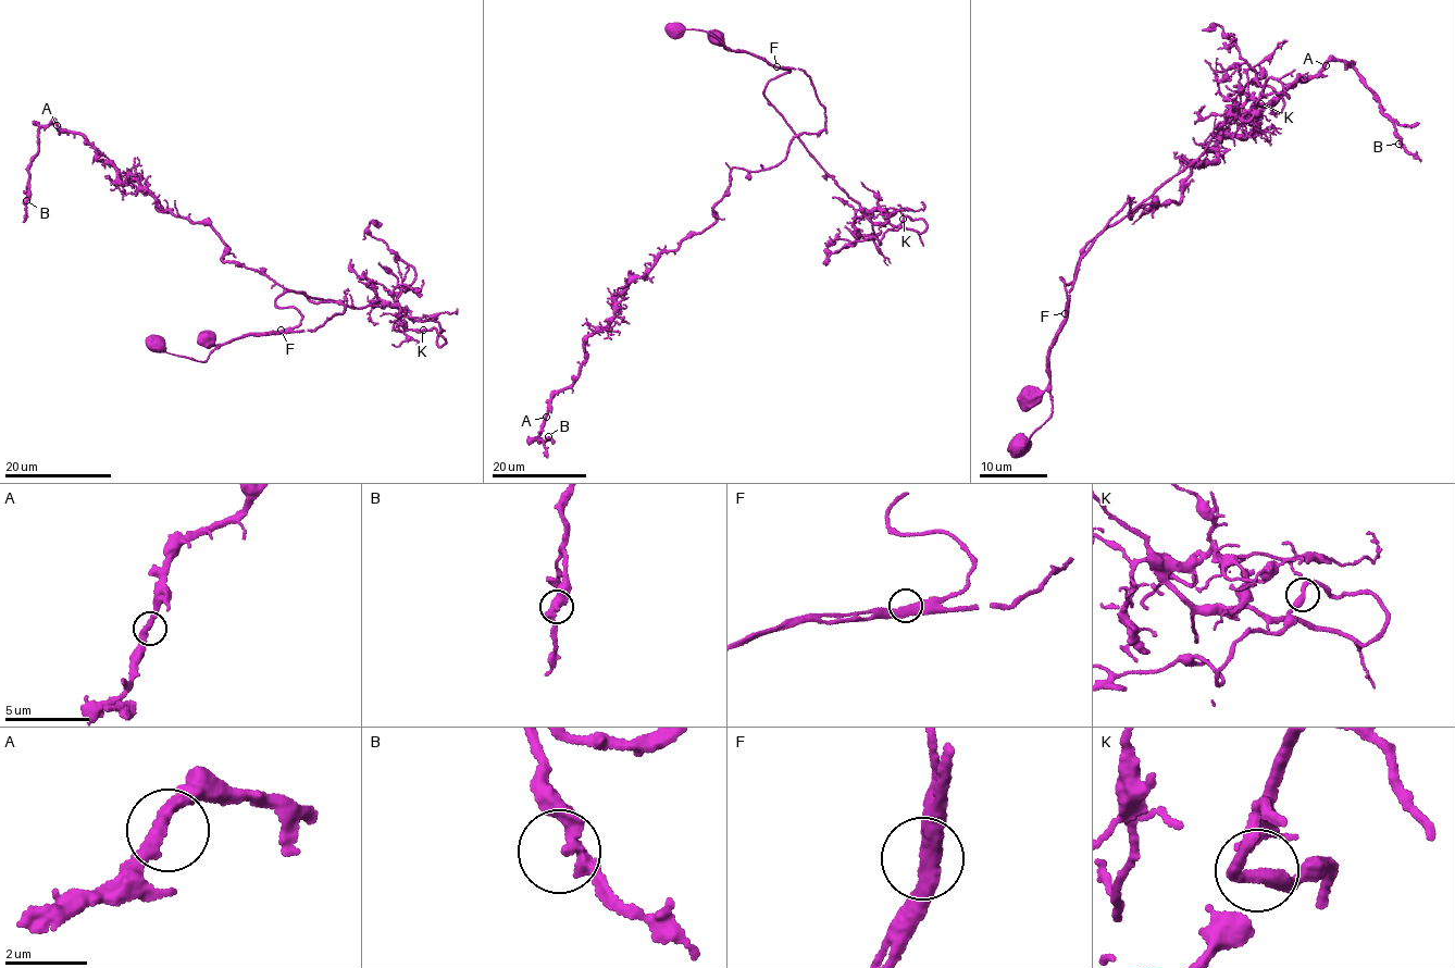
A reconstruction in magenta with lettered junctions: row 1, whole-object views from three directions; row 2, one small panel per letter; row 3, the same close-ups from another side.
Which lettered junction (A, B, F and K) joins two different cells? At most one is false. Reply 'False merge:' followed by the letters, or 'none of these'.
False merge: F

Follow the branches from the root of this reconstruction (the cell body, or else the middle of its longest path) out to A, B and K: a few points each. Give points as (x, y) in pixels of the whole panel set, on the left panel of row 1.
A: (156, 344), (203, 361), (293, 330), (288, 292), (312, 300), (222, 260), (214, 230), (57, 125)
B: (156, 344), (203, 361), (293, 330), (288, 292), (312, 300), (222, 260), (214, 230), (56, 122), (26, 200)
K: (156, 344), (202, 361), (286, 334), (289, 292), (363, 308), (401, 287), (394, 329), (423, 330)

